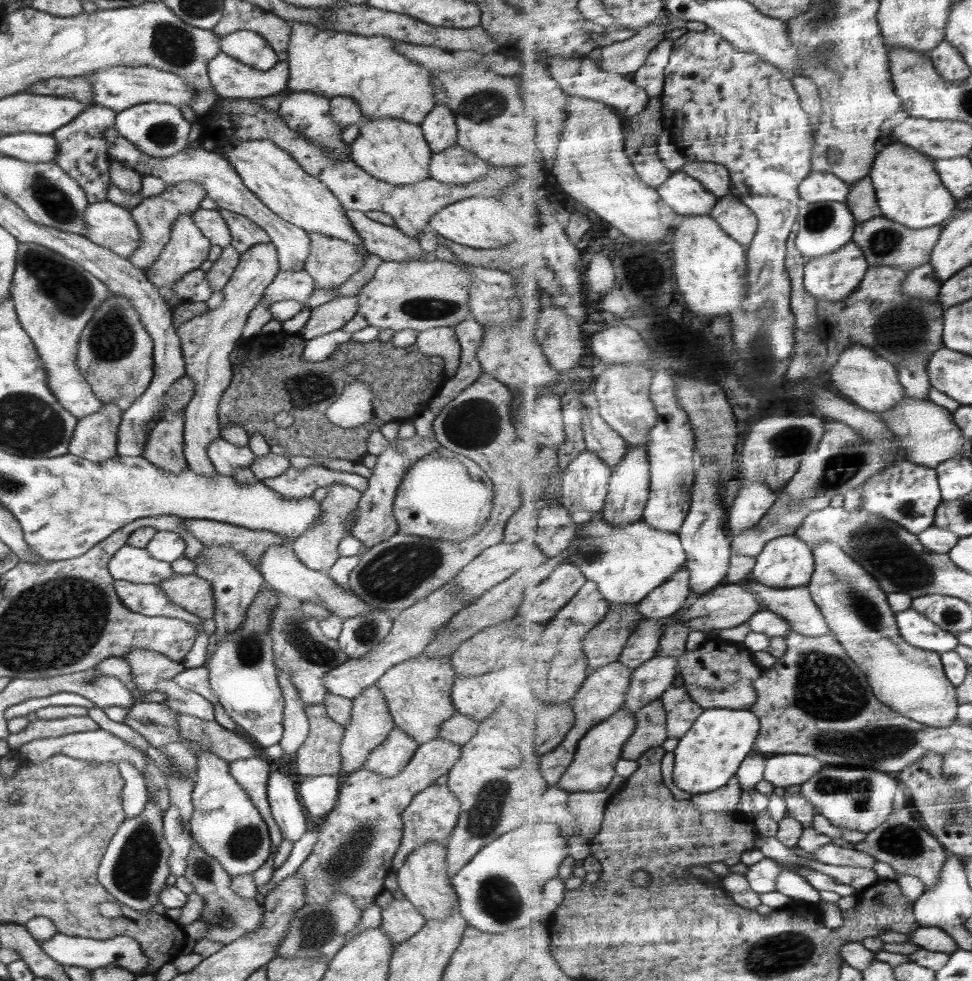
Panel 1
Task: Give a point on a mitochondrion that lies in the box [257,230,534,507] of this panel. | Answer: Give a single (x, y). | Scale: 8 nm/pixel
(473, 424)

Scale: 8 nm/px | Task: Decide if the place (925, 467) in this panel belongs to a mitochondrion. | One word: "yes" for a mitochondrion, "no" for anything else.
no

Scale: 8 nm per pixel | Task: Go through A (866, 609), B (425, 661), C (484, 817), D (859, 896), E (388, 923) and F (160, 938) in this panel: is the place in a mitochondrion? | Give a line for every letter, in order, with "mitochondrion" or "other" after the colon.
A: mitochondrion
B: other
C: mitochondrion
D: other
E: other
F: mitochondrion

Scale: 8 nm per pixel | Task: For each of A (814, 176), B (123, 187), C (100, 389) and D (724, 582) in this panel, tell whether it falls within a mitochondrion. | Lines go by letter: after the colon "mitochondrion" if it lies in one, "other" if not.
A: other
B: other
C: other
D: other

